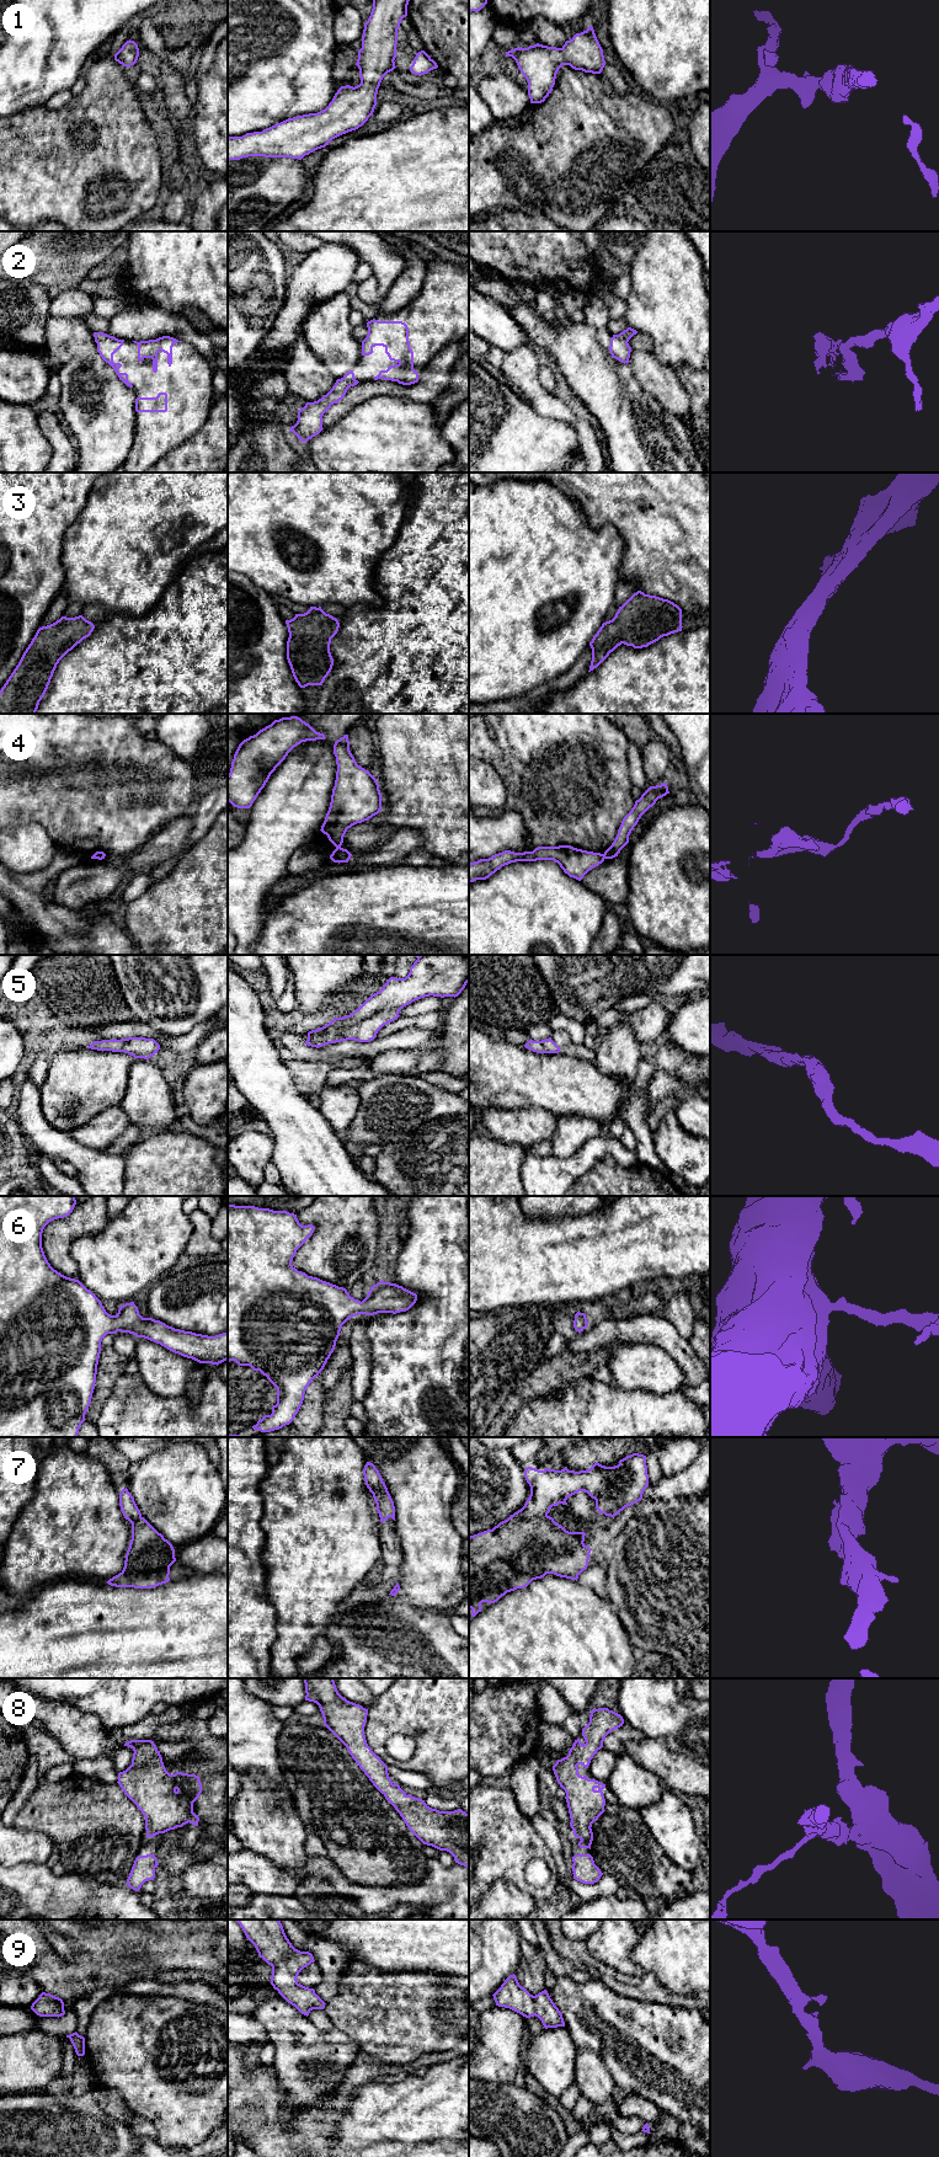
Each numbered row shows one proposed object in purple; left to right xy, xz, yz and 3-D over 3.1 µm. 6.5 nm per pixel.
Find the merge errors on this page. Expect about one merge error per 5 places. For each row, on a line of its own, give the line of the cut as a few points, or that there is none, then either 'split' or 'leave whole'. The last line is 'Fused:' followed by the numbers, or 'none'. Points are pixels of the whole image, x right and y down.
1: cut none; leave whole
2: cut none; leave whole
3: cut none; leave whole
4: cut xz (336, 847), (340, 848); split
5: cut none; leave whole
6: cut none; leave whole
7: cut none; leave whole
8: cut none; leave whole
9: cut none; leave whole
Fused: 4

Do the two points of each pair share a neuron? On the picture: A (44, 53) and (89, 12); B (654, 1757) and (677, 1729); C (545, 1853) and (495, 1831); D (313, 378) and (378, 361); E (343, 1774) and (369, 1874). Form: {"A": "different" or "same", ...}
{"A": "same", "B": "different", "C": "same", "D": "different", "E": "same"}

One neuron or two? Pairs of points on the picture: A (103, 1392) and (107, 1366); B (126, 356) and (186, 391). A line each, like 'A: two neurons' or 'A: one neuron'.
A: one neuron
B: one neuron

